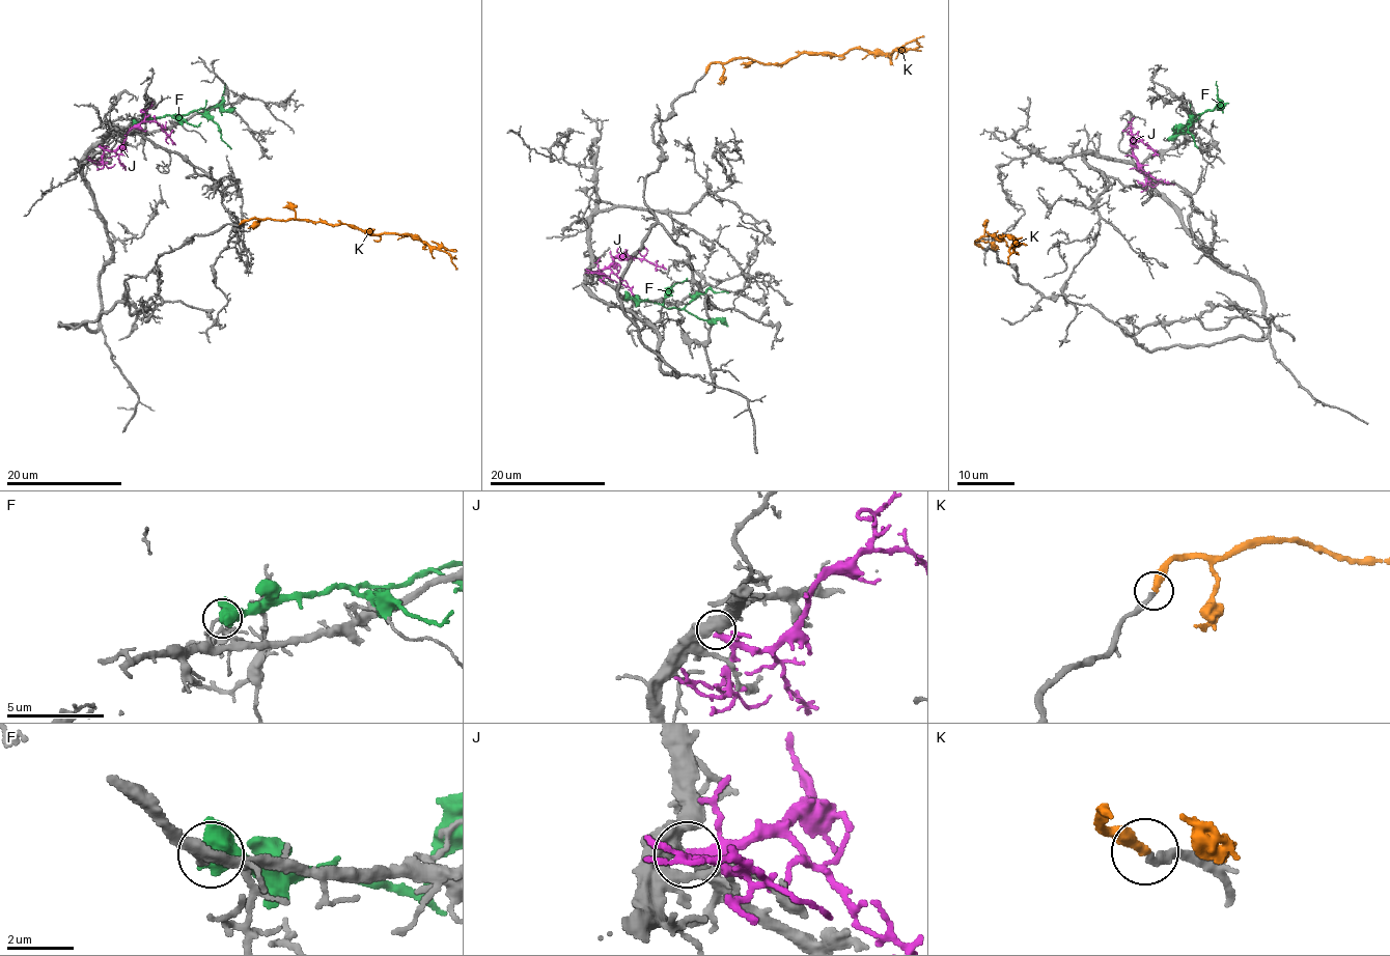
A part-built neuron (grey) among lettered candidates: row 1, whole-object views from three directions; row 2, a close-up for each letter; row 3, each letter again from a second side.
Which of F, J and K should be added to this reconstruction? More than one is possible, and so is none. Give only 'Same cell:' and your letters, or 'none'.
Same cell: K

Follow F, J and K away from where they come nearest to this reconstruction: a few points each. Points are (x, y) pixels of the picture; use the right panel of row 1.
F: (1174, 139), (1177, 132), (1198, 119), (1199, 114), (1188, 127), (1198, 148)
J: (1140, 167), (1132, 150), (1133, 139), (1139, 137), (1159, 155)
K: (982, 248), (975, 242), (993, 233), (1001, 240), (1010, 236), (1015, 241), (1009, 250), (1008, 264)

